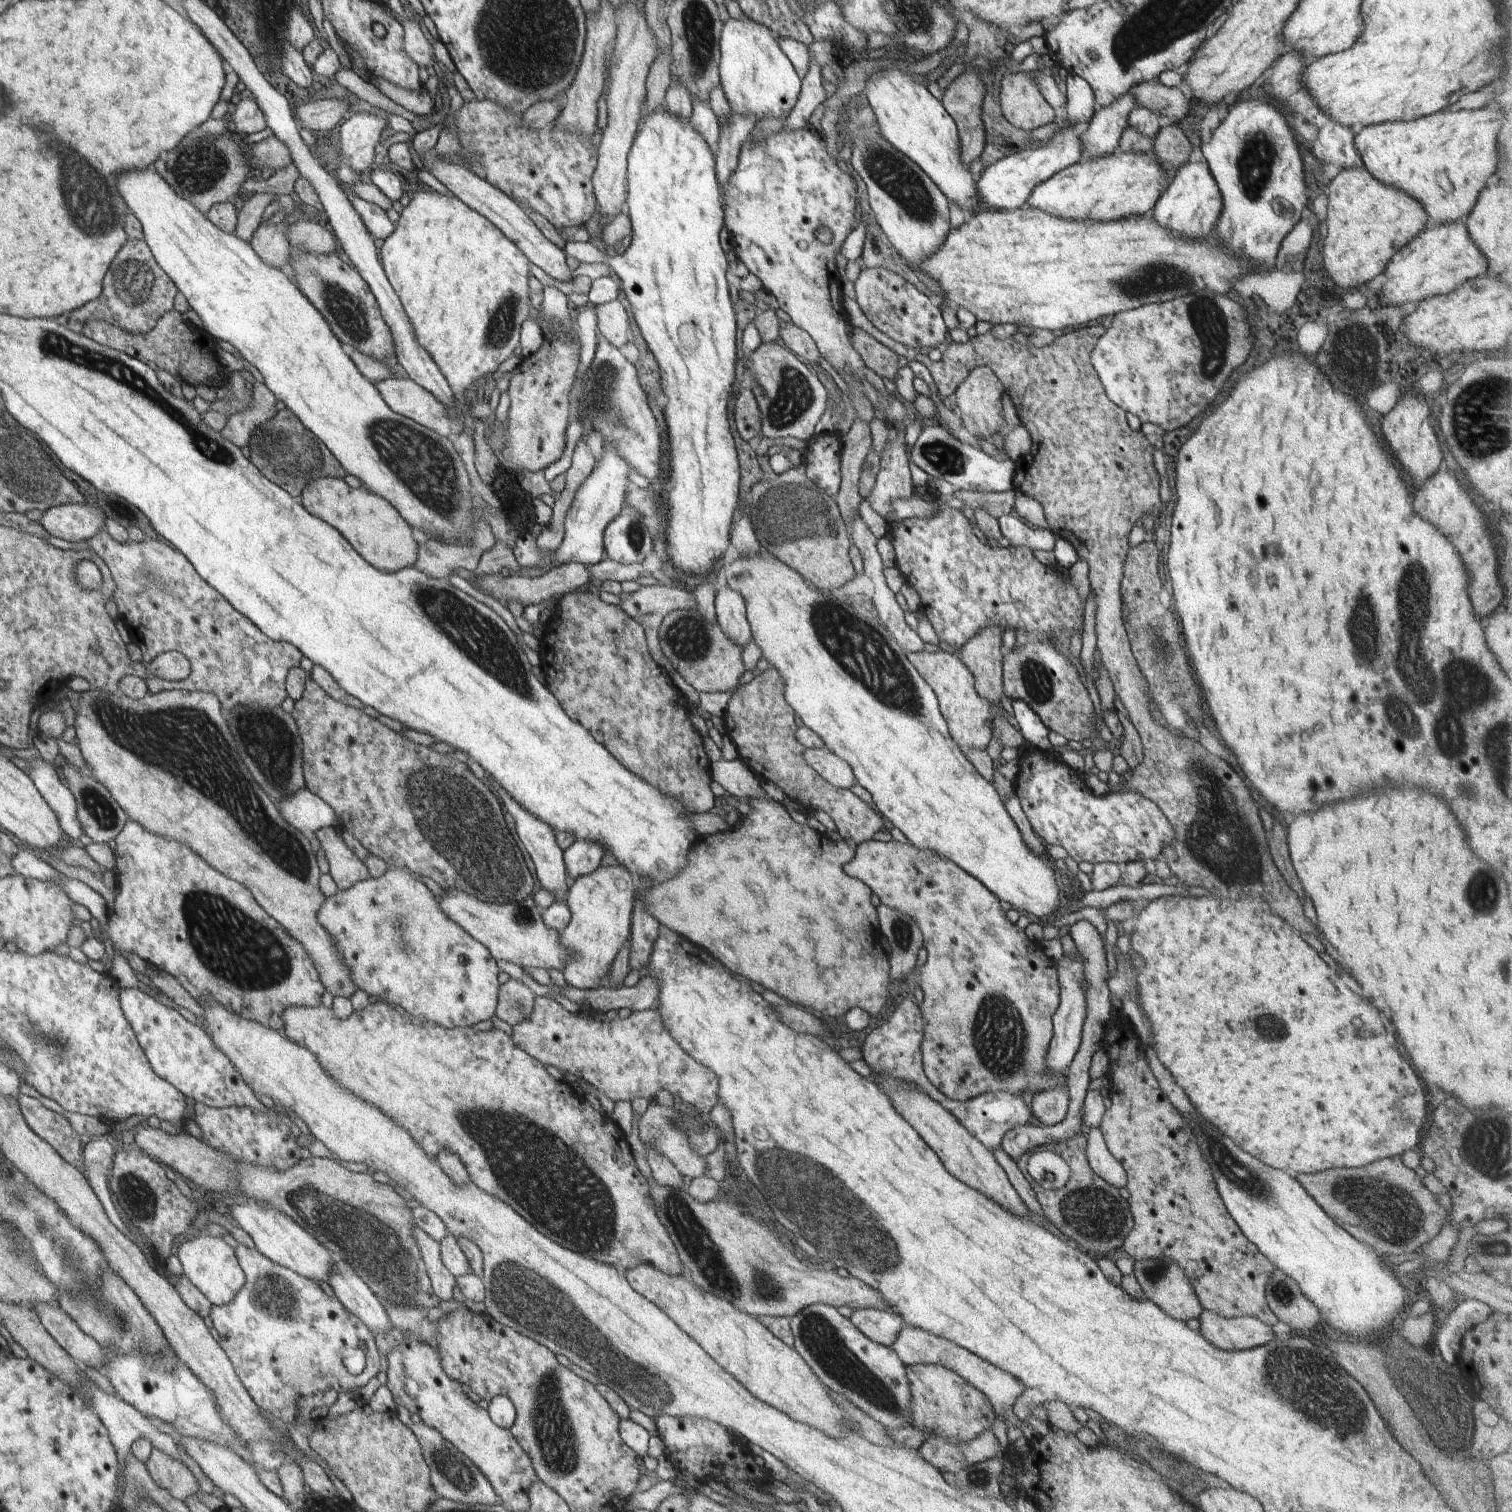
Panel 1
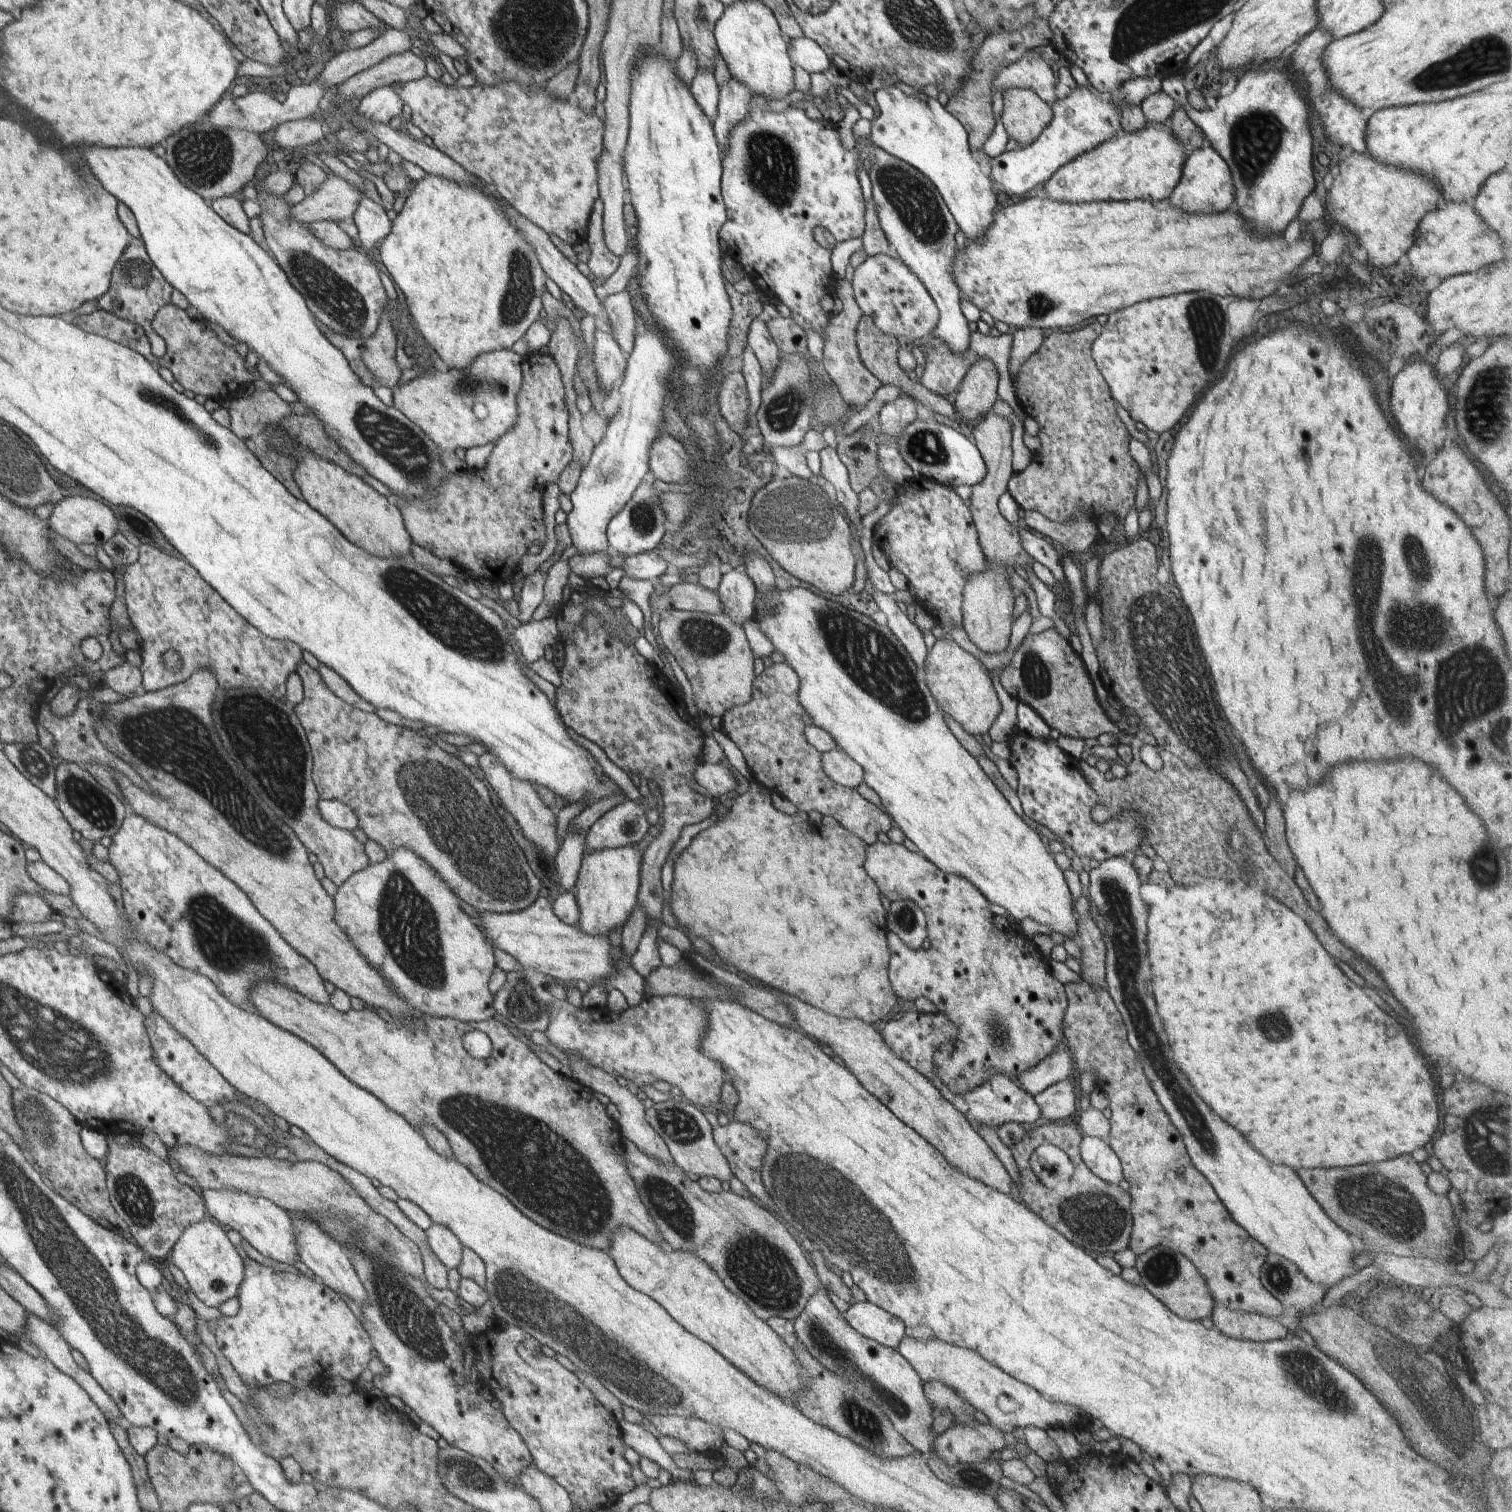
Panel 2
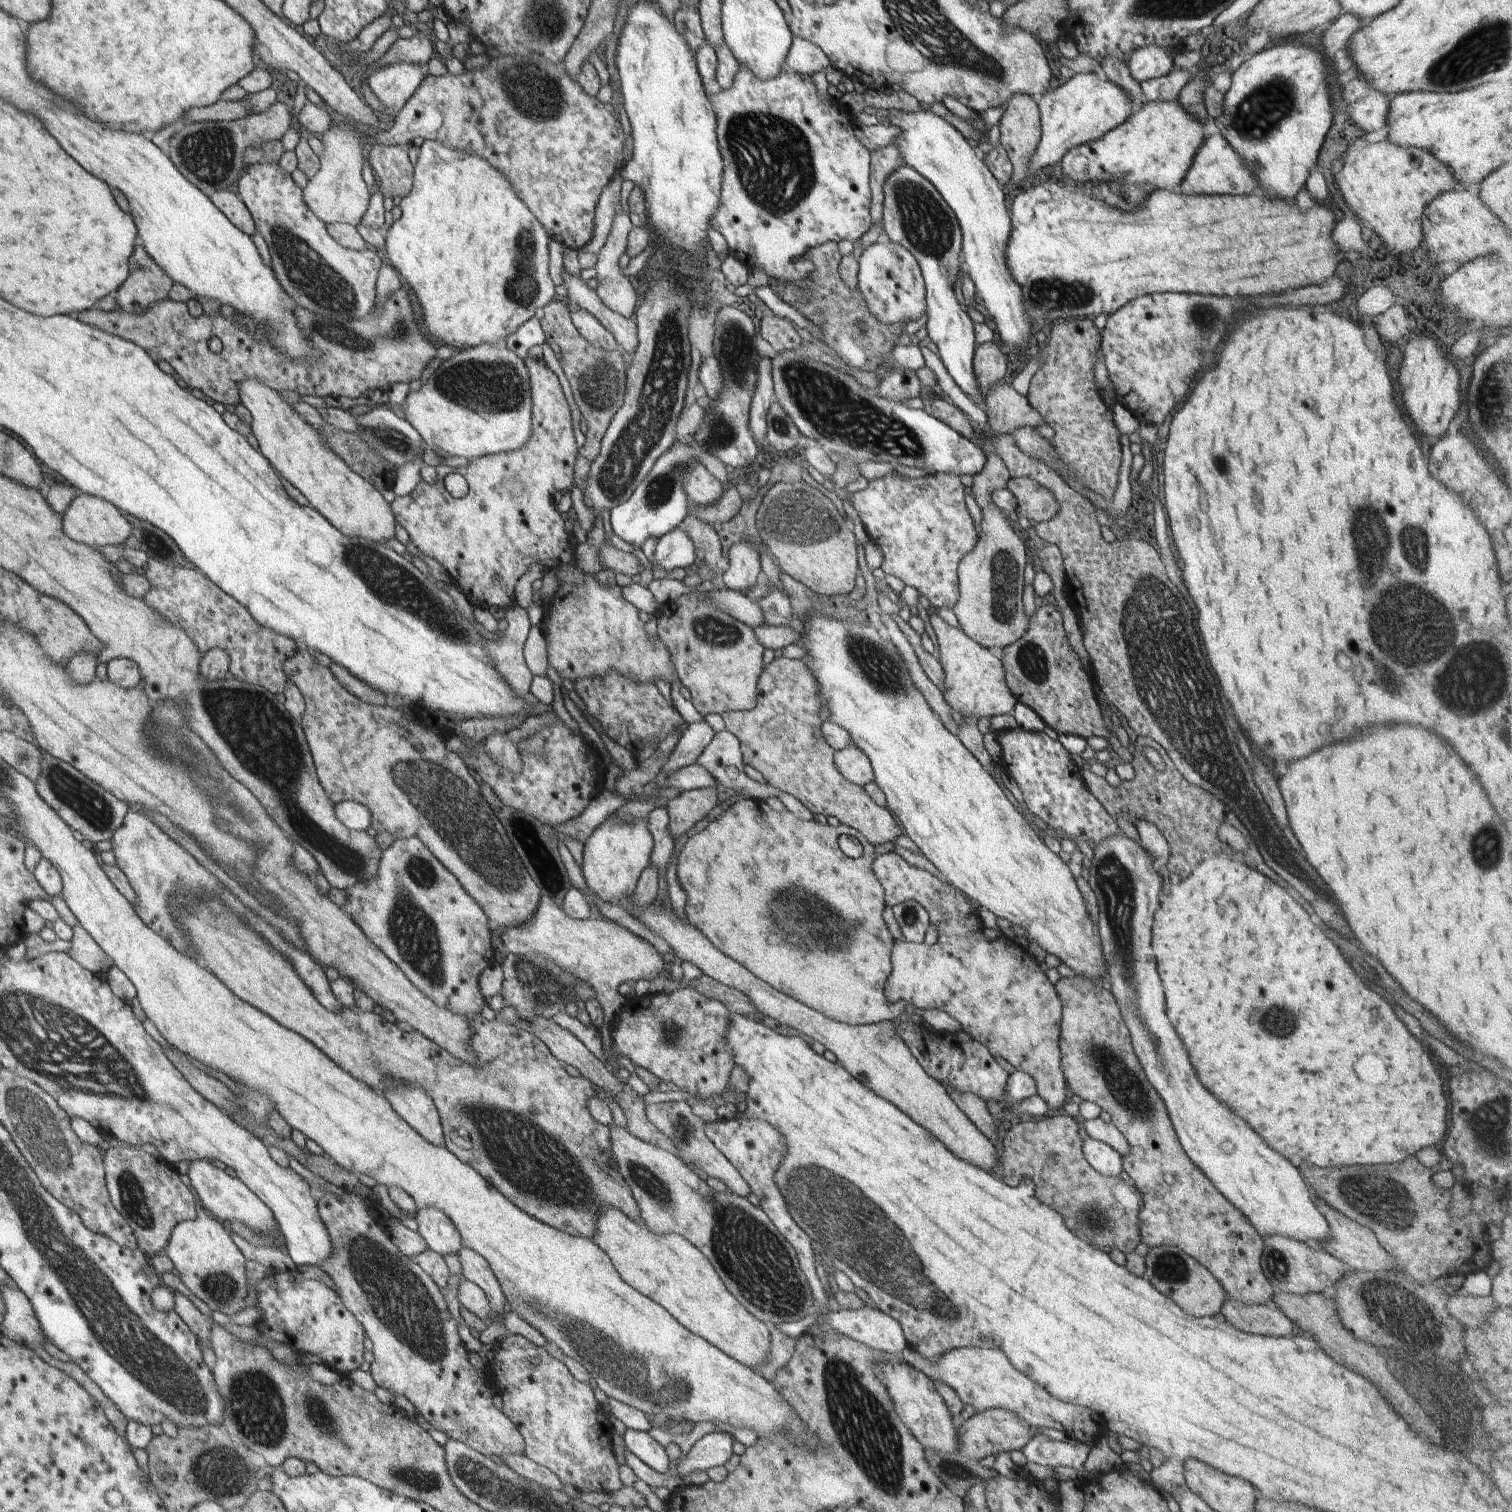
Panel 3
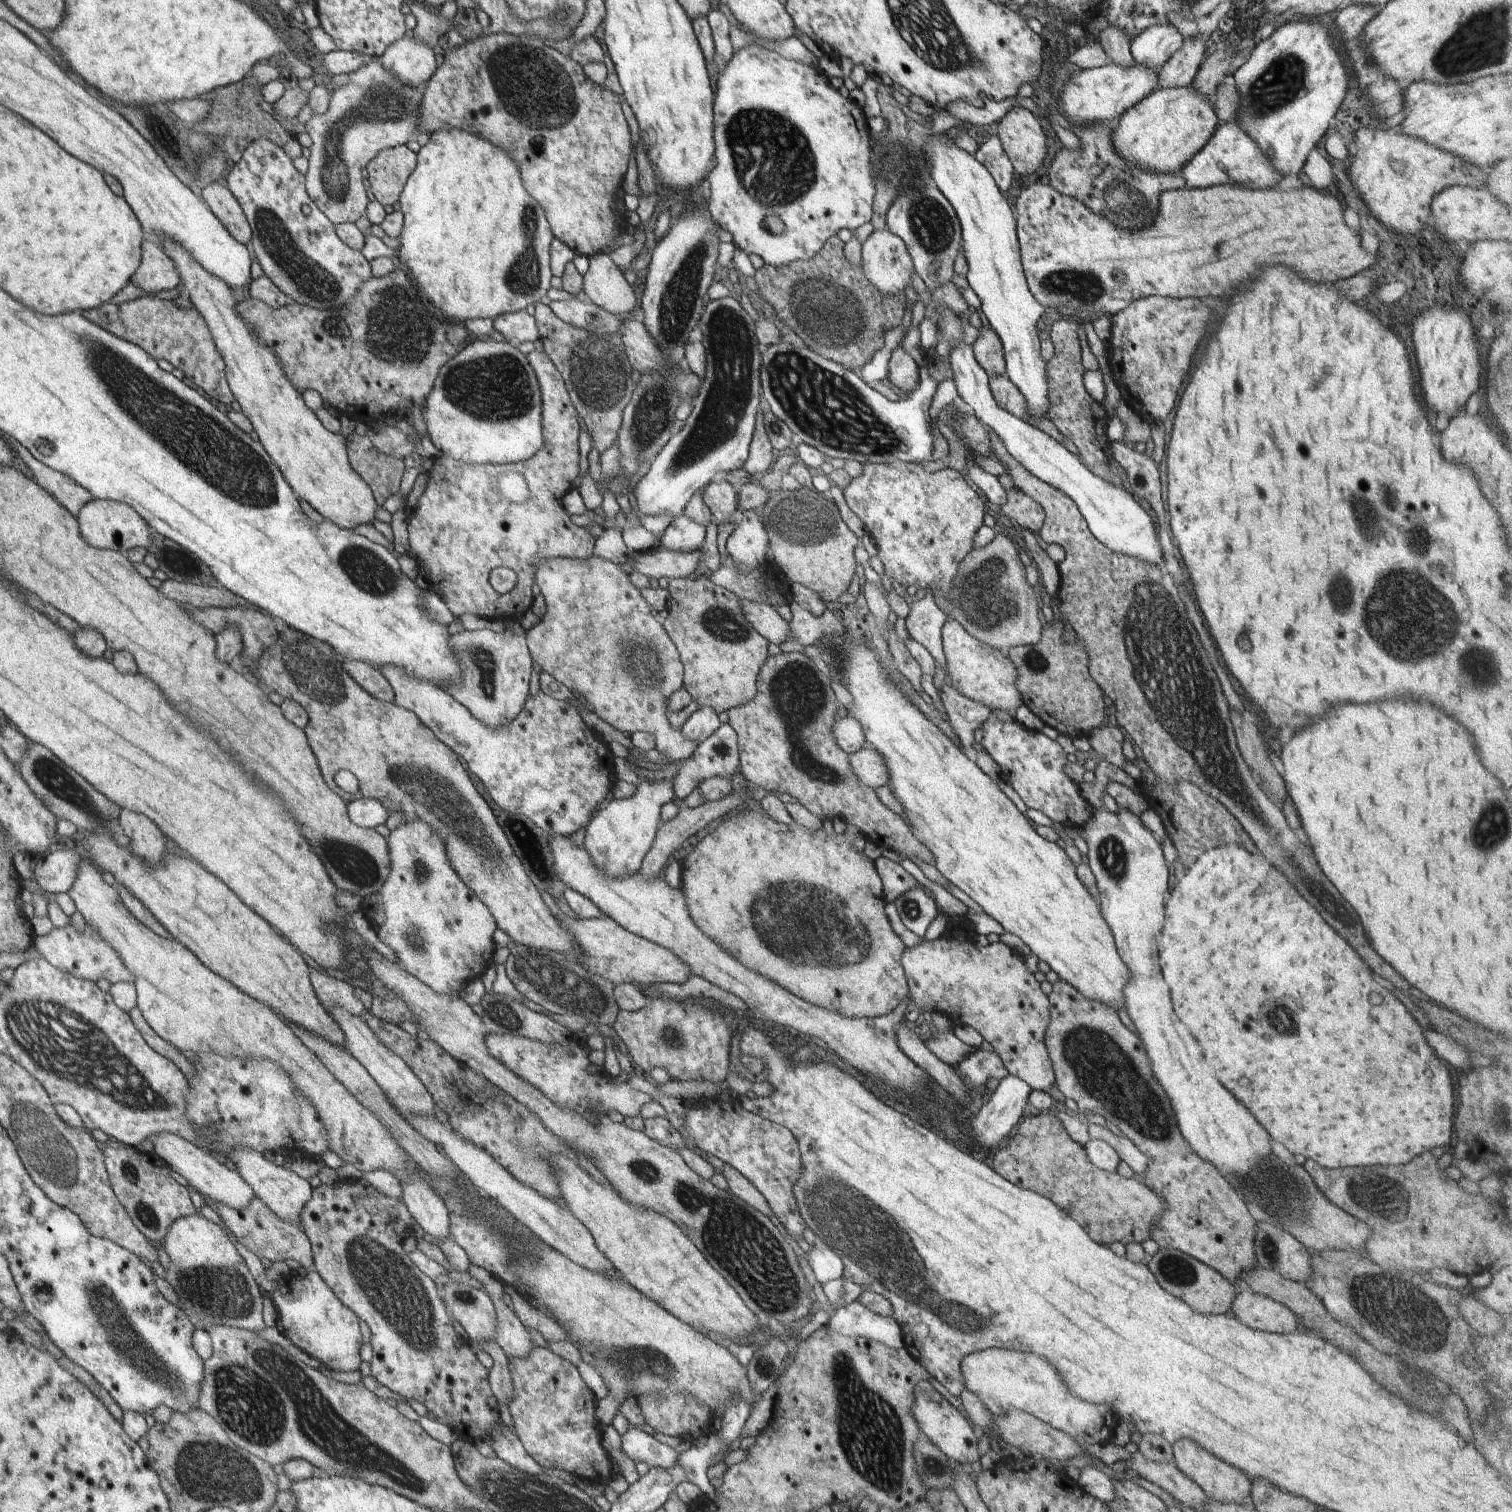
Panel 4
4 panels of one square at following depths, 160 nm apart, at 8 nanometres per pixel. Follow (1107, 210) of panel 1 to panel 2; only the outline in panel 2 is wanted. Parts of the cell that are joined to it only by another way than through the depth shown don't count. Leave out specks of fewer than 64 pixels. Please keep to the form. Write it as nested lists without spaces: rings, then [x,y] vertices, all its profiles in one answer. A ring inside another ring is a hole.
[[[1148,123],[1146,127],[1135,133],[1120,132],[1114,138],[1096,145],[1083,152],[1064,166],[1061,166],[1048,182],[1042,192],[1048,198],[1065,203],[1091,203],[1104,201],[1143,201],[1156,202],[1171,197],[1182,176],[1185,148],[1175,137],[1168,123]]]

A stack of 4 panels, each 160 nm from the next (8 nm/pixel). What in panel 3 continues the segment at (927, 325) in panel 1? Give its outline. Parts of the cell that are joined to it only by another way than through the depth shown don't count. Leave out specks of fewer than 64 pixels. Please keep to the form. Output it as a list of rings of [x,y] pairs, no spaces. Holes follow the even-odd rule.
[[[886,237],[867,246],[859,258],[857,286],[865,298],[868,310],[887,325],[907,324],[918,320],[927,312],[925,282],[912,253]]]

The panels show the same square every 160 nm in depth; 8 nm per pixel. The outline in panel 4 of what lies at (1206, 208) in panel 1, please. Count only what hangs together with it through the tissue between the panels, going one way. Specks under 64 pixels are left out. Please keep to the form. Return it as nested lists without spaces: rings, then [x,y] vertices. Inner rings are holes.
[[[1234,120],[1215,130],[1204,148],[1200,149],[1181,170],[1185,186],[1203,189],[1216,185],[1240,185],[1249,189],[1274,187],[1284,177],[1258,148],[1255,140],[1247,135]]]

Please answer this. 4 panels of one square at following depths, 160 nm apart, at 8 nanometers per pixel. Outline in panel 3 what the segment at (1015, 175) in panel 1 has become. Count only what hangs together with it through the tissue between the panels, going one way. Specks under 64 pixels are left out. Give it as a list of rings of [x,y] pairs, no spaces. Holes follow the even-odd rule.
[[[1100,70],[1097,72],[1076,73],[1057,88],[1044,93],[1037,105],[1041,116],[1042,136],[1035,153],[1029,160],[1027,172],[1043,176],[1049,171],[1049,166],[1058,167],[1060,165],[1069,149],[1098,140],[1107,132],[1110,132],[1110,129],[1120,126],[1134,112],[1133,102],[1128,98],[1127,93],[1115,83],[1109,81]]]

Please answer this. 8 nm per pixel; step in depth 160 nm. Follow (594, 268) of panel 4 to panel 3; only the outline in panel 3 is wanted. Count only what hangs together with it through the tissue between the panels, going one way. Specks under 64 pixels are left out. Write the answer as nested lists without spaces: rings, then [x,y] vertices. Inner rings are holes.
[[[620,203],[617,204],[617,209],[615,215],[613,216],[613,223],[608,233],[606,242],[604,246],[600,249],[600,252],[597,254],[598,261],[596,263],[597,277],[596,280],[600,280],[600,284],[597,287],[597,292],[600,295],[600,298],[603,300],[603,303],[607,305],[608,308],[611,308],[615,313],[622,315],[630,320],[634,318],[634,312],[637,311],[636,292],[632,288],[632,284],[620,274],[620,266],[618,266],[618,258],[625,254],[627,249],[627,239],[635,233],[634,226],[630,221],[629,214],[624,212],[624,208]]]

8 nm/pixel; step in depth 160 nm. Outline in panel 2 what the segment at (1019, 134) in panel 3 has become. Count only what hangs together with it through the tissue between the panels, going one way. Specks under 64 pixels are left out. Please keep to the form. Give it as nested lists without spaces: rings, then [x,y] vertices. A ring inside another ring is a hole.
[[[1007,88],[1002,95],[1005,129],[1020,146],[1029,145],[1052,120],[1052,106],[1030,89]]]

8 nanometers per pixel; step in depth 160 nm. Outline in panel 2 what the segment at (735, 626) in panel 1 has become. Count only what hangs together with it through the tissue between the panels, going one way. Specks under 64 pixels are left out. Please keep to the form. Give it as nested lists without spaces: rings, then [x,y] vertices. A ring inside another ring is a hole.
[[[733,569],[722,575],[717,595],[722,615],[726,615],[734,624],[743,628],[745,622],[754,618],[757,590],[744,569]]]

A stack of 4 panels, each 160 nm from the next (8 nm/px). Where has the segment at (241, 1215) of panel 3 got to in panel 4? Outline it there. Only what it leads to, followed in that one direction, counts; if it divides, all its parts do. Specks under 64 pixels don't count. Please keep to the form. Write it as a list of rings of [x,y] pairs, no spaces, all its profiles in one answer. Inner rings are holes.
[[[172,1133],[159,1134],[152,1139],[152,1142],[154,1144],[154,1156],[164,1161],[171,1170],[186,1178],[188,1184],[194,1190],[198,1190],[208,1203],[224,1203],[235,1209],[245,1209],[256,1197],[251,1185],[243,1179],[242,1174],[236,1169],[230,1170],[222,1159],[211,1154],[208,1150],[204,1150]]]

